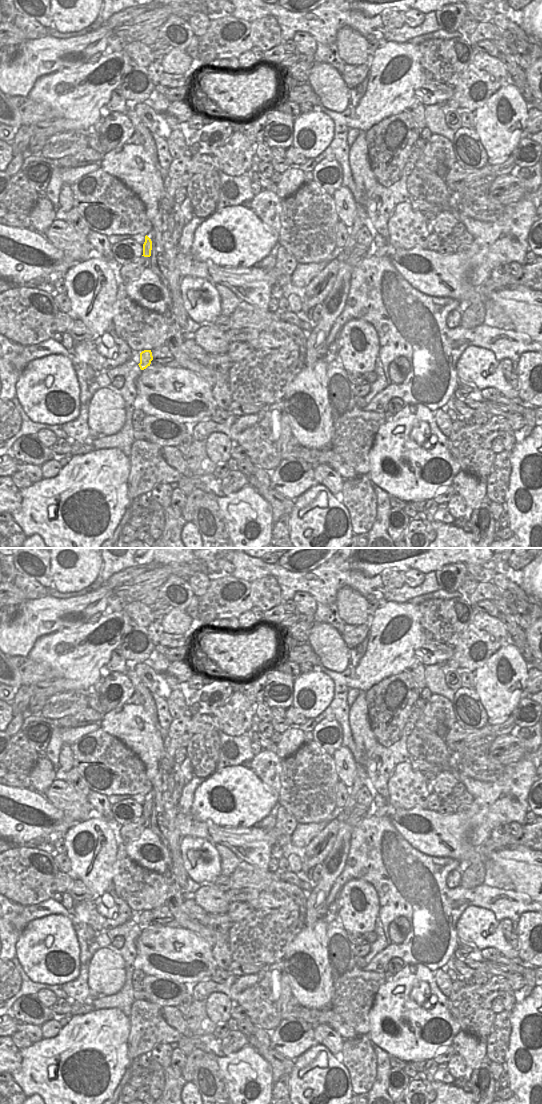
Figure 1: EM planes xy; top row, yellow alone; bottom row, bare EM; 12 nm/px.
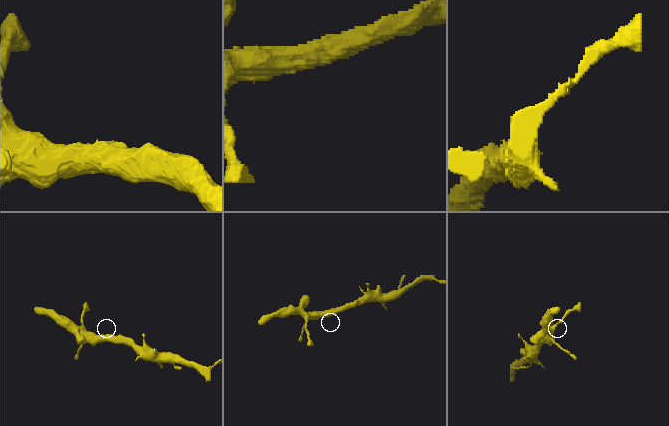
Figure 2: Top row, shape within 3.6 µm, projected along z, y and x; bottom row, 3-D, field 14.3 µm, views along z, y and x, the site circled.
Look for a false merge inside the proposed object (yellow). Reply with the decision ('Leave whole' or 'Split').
Leave whole

